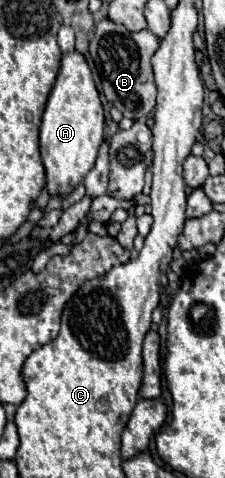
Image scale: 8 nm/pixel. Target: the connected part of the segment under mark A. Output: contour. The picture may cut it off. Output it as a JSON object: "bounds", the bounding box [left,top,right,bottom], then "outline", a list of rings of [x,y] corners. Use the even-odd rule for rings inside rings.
{"bounds":[40,52,104,196],"outline":[[[72,52],[62,56],[62,66],[56,78],[56,84],[48,96],[46,110],[42,114],[42,124],[40,124],[40,152],[46,168],[46,190],[50,196],[68,196],[86,176],[86,172],[94,166],[96,154],[100,144],[104,142],[104,110],[102,102],[96,90],[96,84],[92,80],[92,72],[84,60],[82,54]]]}

